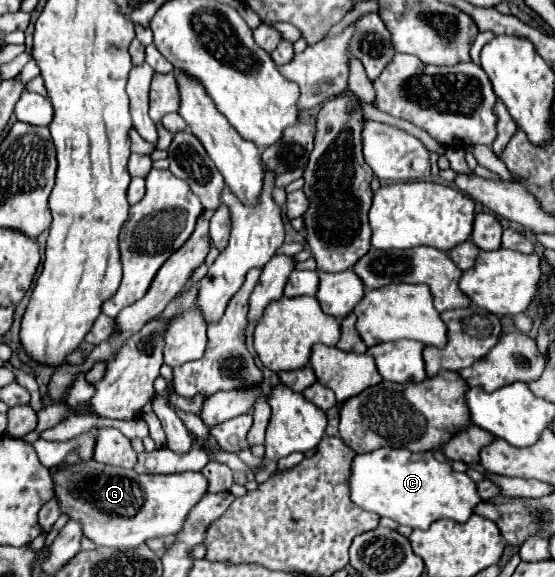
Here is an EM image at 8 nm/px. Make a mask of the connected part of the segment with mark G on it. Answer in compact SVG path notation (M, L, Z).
M88 460L84 464L78 466L66 466L60 472L54 474L54 496L60 502L62 512L66 512L70 516L70 520L78 520L82 522L84 528L84 536L88 536L96 546L108 546L108 548L136 548L142 542L146 542L148 538L172 538L174 534L178 534L178 530L184 526L184 520L188 518L192 506L196 506L196 502L200 500L200 496L204 496L208 492L208 480L200 474L200 472L180 472L180 474L136 474L134 470L124 470L124 468L116 468L116 466L106 466L106 464L98 464L96 460Z

